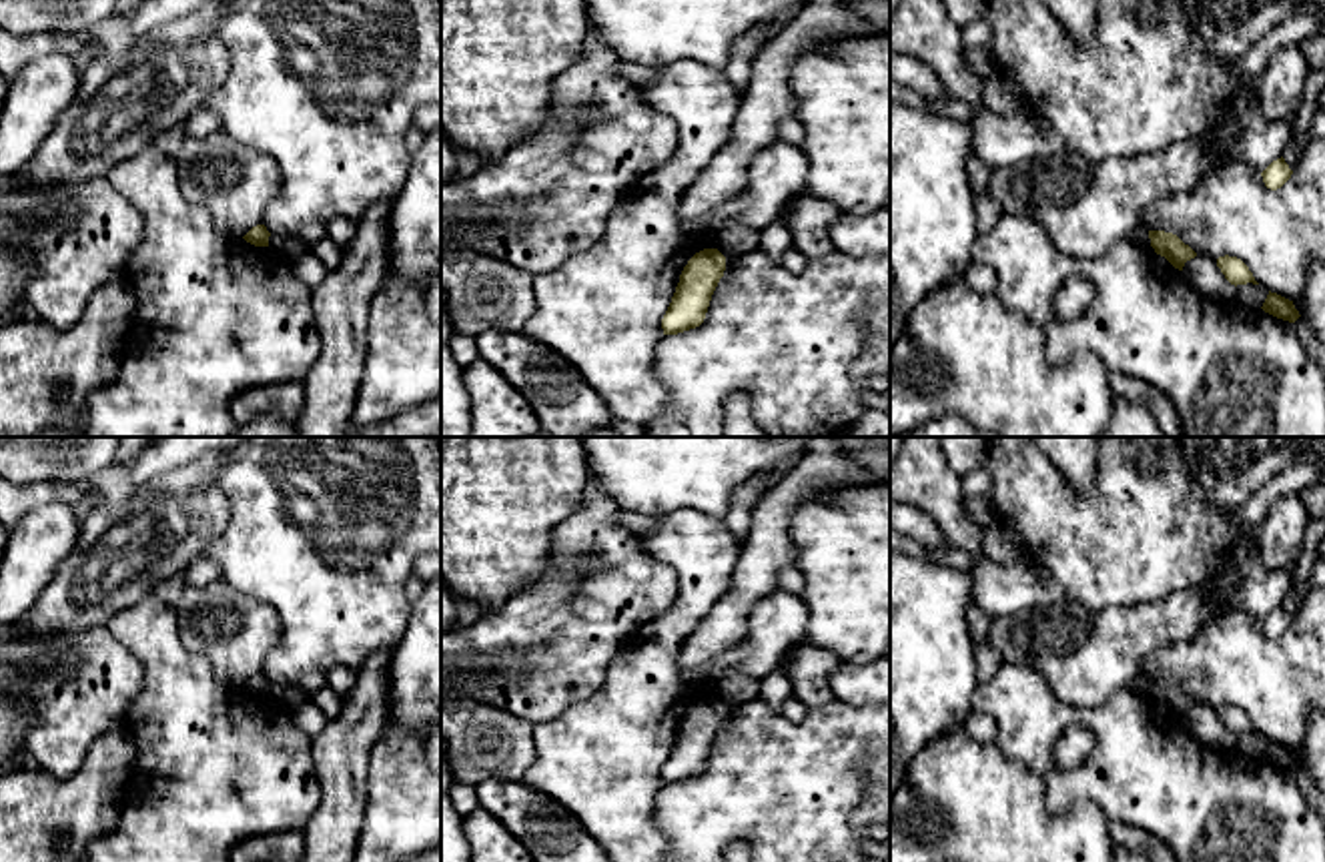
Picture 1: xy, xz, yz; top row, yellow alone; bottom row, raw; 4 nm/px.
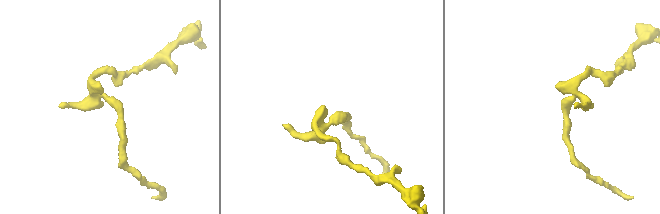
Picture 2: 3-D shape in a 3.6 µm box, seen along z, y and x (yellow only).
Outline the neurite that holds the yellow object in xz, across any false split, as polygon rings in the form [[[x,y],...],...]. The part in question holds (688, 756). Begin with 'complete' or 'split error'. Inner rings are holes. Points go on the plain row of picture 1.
complete; [[[704,698],[688,710],[661,768],[664,784],[678,784],[704,772],[724,720],[726,706],[718,698]]]

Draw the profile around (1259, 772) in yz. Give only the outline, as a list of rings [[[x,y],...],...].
[[[1002,664],[988,682],[974,688],[970,708],[994,718],[994,744],[1004,758],[1042,778],[1050,814],[1062,814],[1076,800],[1086,798],[1100,808],[1109,822],[1131,824],[1161,838],[1177,862],[1325,862],[1325,820],[1307,804],[1293,772],[1243,752],[1219,754],[1199,746],[1183,720],[1157,704],[1153,696],[1119,690],[1105,704],[1078,710],[1064,704],[1028,668]],[[1070,726],[1090,728],[1094,748],[1074,768],[1058,768],[1054,764],[1054,742]]]

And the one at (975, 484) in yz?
[[[976,467],[960,475],[960,489],[964,497],[992,497],[992,477],[986,467]]]

